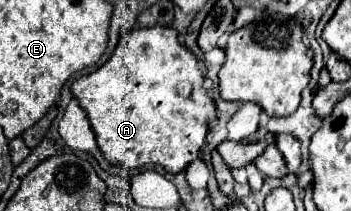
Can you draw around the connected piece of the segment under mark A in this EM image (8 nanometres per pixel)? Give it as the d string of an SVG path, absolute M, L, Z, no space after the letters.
M154 25L130 29L122 35L112 57L94 73L76 79L70 89L80 107L86 111L96 133L98 149L108 163L118 163L130 169L156 163L168 173L178 173L198 157L208 133L208 119L216 115L214 101L206 95L202 83L204 73L198 67L196 57L178 43L178 33L172 27Z

